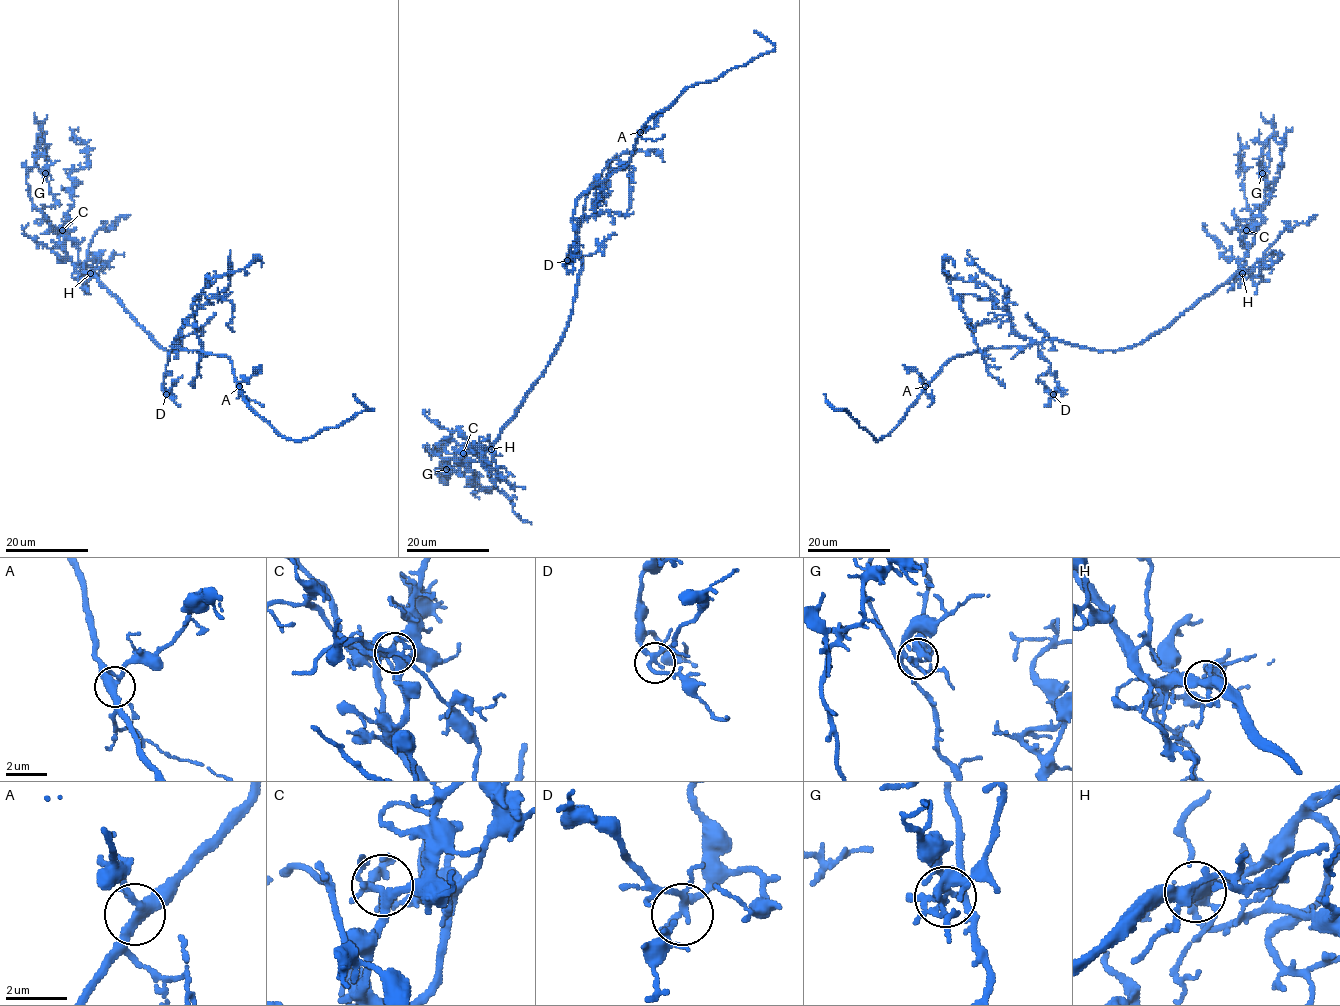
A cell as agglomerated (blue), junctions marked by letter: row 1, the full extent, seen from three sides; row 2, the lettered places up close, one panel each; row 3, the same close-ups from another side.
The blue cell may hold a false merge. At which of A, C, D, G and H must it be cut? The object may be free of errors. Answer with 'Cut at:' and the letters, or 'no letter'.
Cut at: G

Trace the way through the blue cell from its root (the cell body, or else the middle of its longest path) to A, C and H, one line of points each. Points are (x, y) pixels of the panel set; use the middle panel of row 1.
A: (576, 286), (581, 254), (573, 231), (575, 202), (628, 162), (640, 132)
C: (576, 286), (569, 324), (542, 376), (489, 447), (463, 453)
H: (576, 286), (572, 313), (561, 343), (491, 449)

